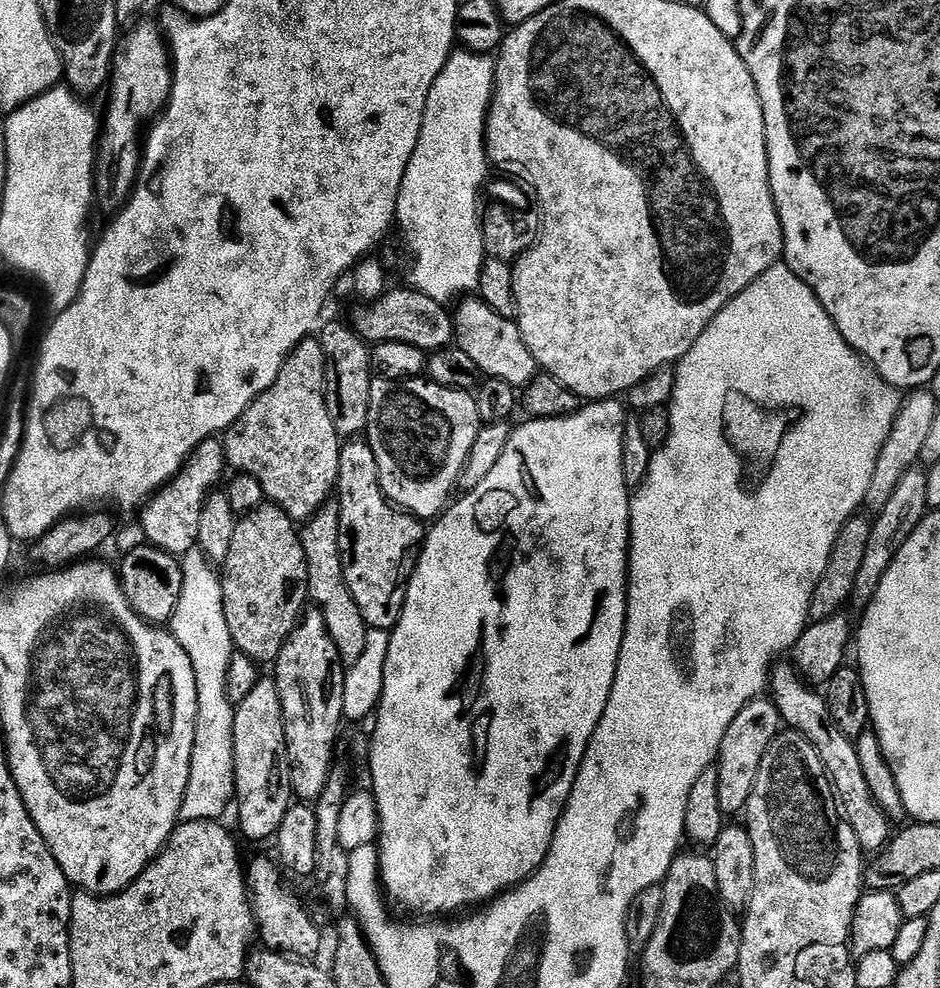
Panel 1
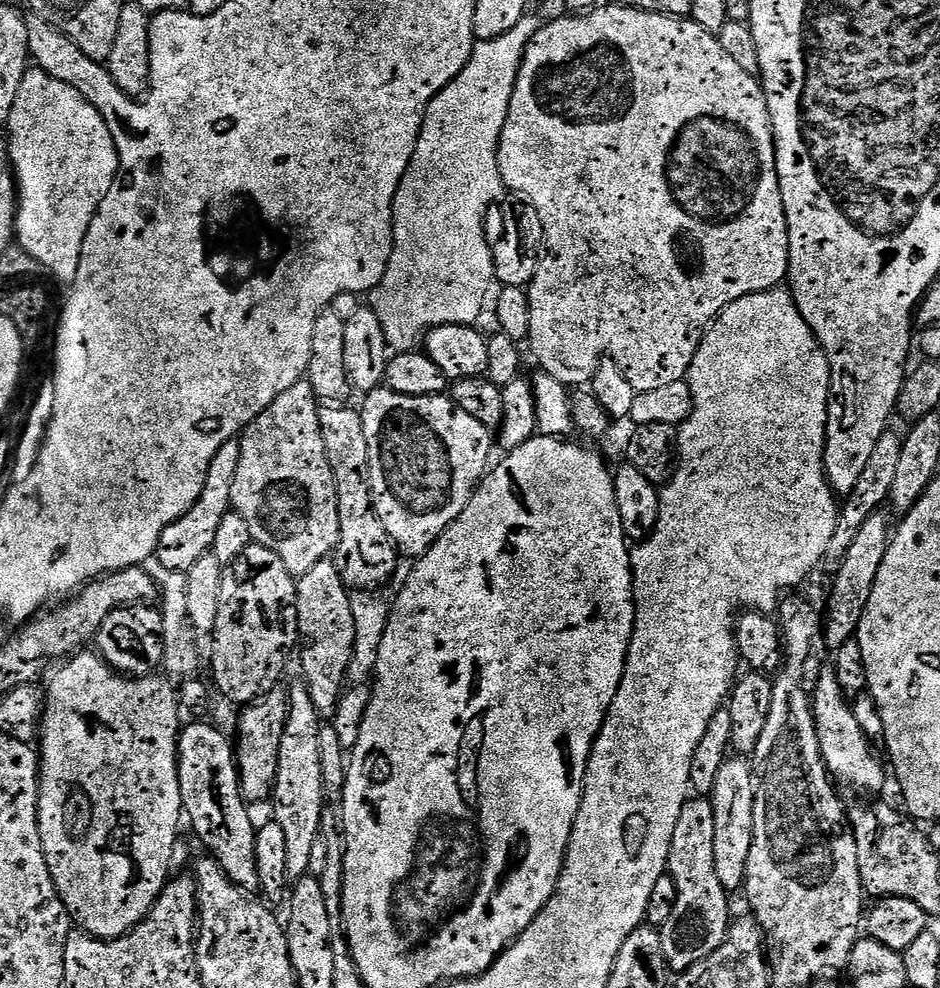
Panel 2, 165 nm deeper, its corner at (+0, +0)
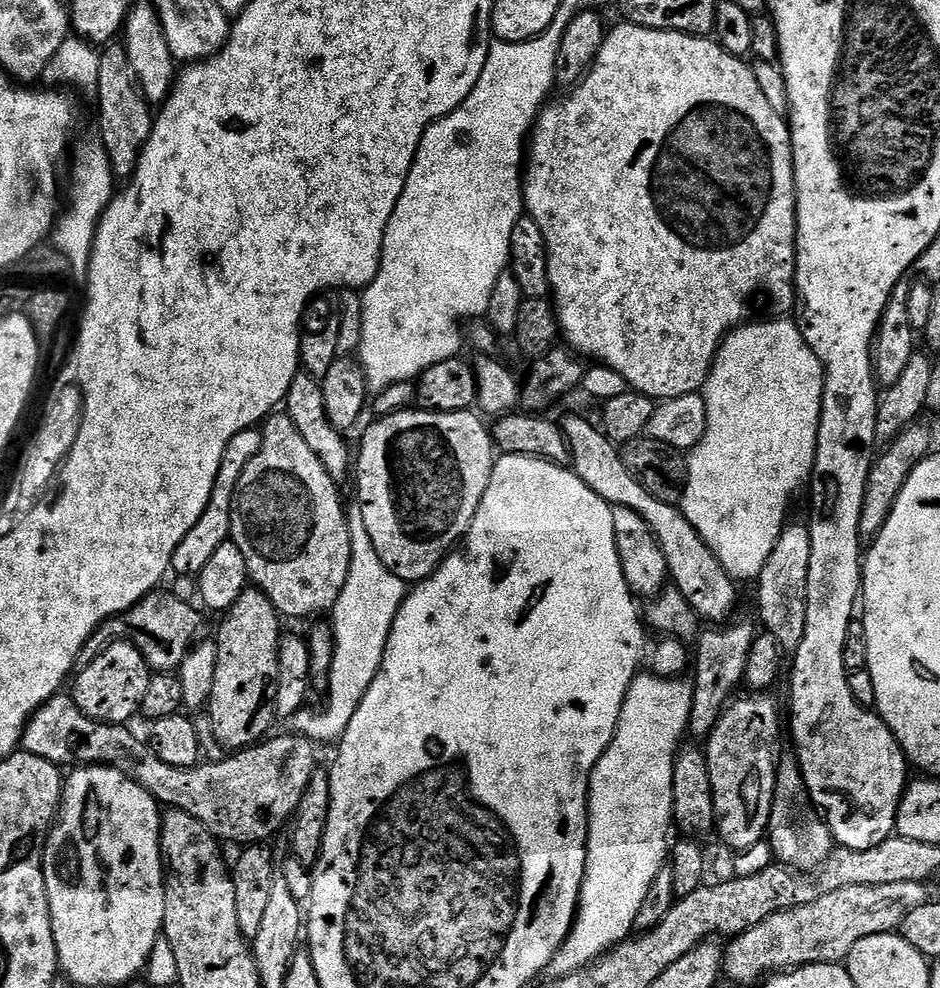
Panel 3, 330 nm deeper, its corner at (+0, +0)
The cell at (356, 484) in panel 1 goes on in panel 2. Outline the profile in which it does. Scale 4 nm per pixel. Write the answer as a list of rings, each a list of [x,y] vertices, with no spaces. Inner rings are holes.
[[[324,406],[320,410],[322,442],[326,442],[326,458],[330,462],[338,494],[340,541],[334,553],[334,563],[347,589],[372,592],[395,574],[398,549],[379,521],[372,504],[372,488],[367,477],[369,447],[363,429],[363,415],[357,409],[355,412],[344,407],[348,406]]]

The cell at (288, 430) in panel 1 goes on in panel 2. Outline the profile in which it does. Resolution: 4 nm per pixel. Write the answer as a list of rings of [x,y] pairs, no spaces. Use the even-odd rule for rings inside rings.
[[[307,378],[274,398],[239,437],[238,474],[230,486],[232,508],[250,526],[253,541],[274,550],[297,578],[329,559],[340,541],[338,494],[322,442],[320,410]]]

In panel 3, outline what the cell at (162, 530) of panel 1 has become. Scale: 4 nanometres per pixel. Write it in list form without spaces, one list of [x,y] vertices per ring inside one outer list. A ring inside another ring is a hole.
[[[259,427],[247,428],[234,434],[234,438],[226,442],[226,450],[222,454],[222,466],[218,466],[218,478],[214,478],[214,490],[210,494],[210,502],[206,502],[206,510],[202,510],[202,518],[194,522],[194,530],[190,530],[190,534],[186,534],[182,542],[178,542],[178,550],[174,550],[171,566],[173,573],[177,572],[178,575],[189,576],[189,578],[199,576],[202,566],[210,562],[214,550],[218,550],[218,546],[229,543],[232,531],[234,490],[238,486],[238,478],[242,478],[242,470],[250,466],[250,458],[254,458],[254,454],[262,450],[263,437],[264,433]]]

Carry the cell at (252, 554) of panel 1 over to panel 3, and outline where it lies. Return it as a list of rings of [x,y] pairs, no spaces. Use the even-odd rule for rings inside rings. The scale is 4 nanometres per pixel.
[[[252,586],[241,594],[238,602],[234,602],[234,606],[228,609],[221,620],[224,621],[220,624],[220,633],[214,637],[218,650],[218,662],[214,670],[214,690],[206,705],[206,712],[212,715],[210,728],[215,735],[215,743],[230,748],[226,750],[243,750],[265,739],[273,731],[272,723],[277,723],[278,720],[273,701],[276,699],[282,617],[272,604],[271,598],[259,588]]]

